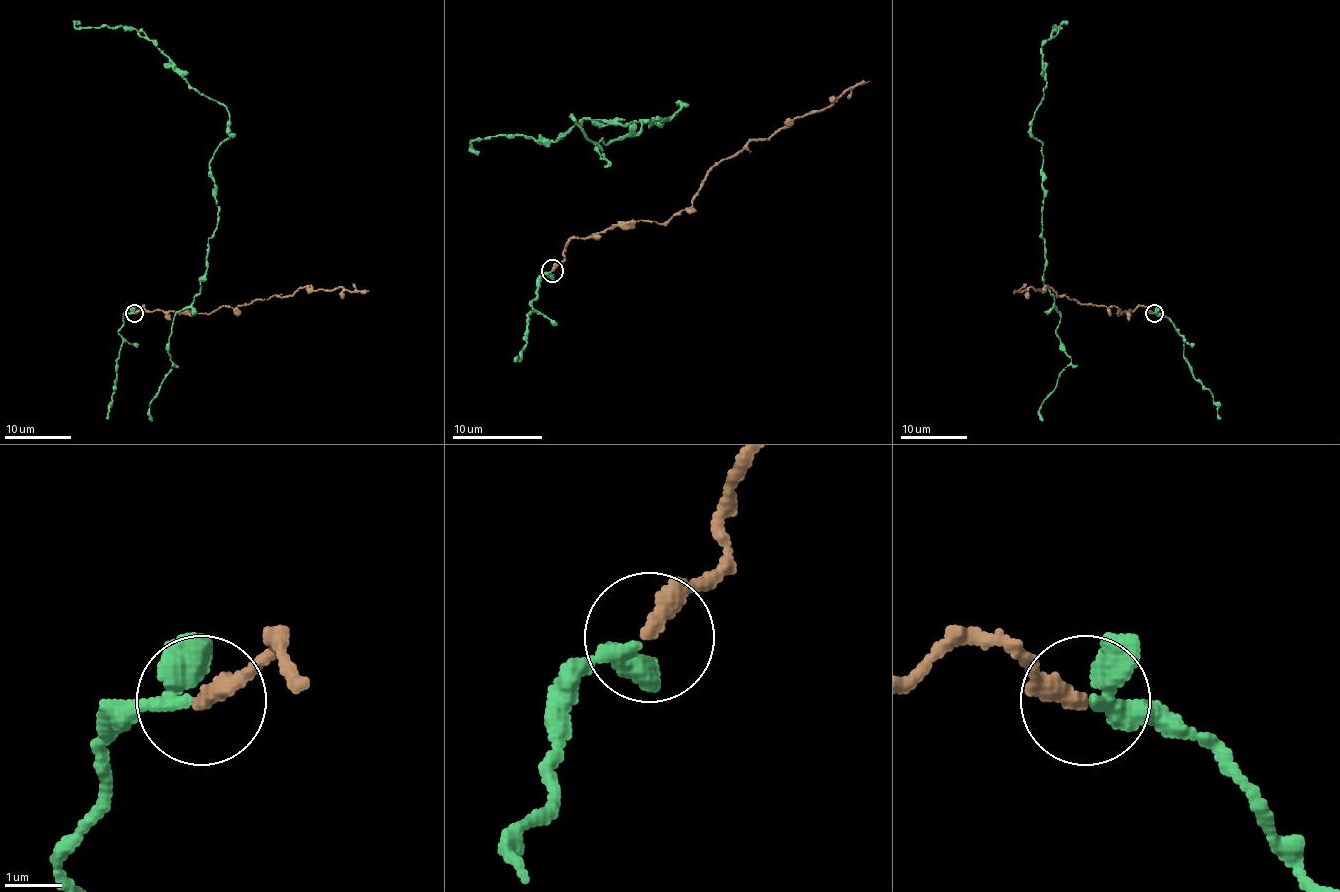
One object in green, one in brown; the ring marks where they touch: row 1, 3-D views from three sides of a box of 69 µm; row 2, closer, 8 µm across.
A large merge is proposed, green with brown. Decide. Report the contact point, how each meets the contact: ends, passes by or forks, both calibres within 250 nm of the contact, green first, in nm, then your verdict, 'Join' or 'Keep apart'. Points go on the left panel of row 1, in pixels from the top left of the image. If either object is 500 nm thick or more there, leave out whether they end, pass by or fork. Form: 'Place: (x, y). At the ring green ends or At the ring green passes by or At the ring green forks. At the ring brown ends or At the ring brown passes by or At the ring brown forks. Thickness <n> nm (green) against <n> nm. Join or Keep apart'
Place: (134, 313). At the ring green passes by. At the ring brown ends. Thickness 320 nm (green) against 340 nm. Join

